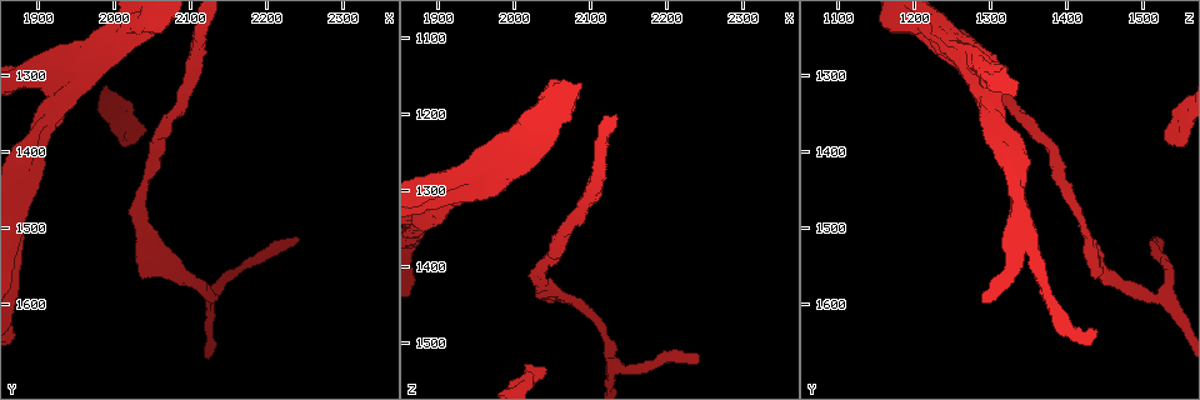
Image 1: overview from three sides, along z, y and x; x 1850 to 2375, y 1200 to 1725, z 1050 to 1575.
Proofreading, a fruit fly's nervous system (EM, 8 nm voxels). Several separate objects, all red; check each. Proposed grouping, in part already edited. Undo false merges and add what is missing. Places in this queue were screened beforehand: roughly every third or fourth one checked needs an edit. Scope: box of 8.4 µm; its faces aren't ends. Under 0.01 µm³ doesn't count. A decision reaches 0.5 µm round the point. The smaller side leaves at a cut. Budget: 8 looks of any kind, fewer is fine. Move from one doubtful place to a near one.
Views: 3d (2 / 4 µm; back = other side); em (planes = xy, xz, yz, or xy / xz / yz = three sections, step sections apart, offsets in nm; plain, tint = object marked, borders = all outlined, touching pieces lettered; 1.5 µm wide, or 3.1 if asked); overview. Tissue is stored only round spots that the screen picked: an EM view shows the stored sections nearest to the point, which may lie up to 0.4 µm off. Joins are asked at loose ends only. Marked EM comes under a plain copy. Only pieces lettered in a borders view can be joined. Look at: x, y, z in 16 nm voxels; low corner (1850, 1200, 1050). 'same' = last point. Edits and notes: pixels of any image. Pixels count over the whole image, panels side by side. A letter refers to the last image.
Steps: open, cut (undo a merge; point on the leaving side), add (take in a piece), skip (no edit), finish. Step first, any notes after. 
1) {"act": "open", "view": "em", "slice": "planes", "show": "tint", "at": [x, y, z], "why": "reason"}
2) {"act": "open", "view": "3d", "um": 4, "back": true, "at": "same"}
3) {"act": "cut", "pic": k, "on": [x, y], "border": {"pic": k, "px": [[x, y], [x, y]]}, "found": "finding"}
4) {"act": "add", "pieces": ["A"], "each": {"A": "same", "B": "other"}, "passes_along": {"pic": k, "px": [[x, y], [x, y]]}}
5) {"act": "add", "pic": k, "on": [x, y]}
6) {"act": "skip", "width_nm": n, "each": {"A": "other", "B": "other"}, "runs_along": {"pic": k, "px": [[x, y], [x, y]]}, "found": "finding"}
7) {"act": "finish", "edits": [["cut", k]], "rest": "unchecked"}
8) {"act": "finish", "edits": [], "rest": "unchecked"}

{"act": "open", "view": "em", "slice": "planes", "show": "borders", "at": [2240, 1515, 1510], "why": "thin end"}

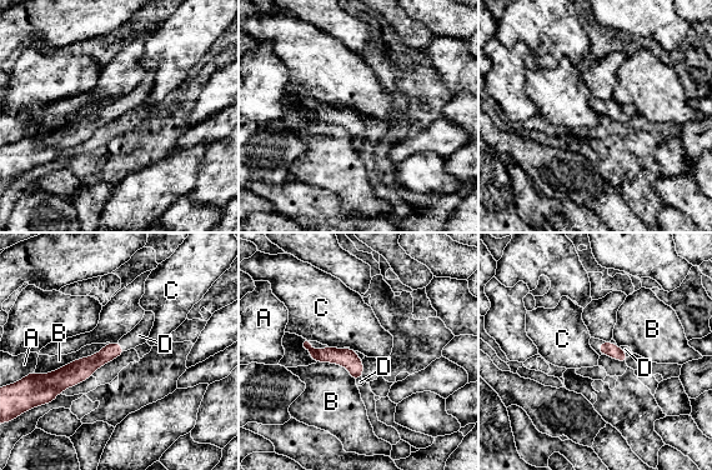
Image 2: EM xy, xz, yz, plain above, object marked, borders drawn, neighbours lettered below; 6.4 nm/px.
{"act": "add", "pieces": ["D"], "width_nm": 90, "each": {"A": "other", "B": "other", "C": "other", "D": "same"}, "passes_along": {"pic": 2, "px": [[89, 365], [121, 346], [139, 335]]}, "found": "it goes on there"}

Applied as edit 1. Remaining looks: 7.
{"act": "open", "view": "overview", "why": "see it whole again"}

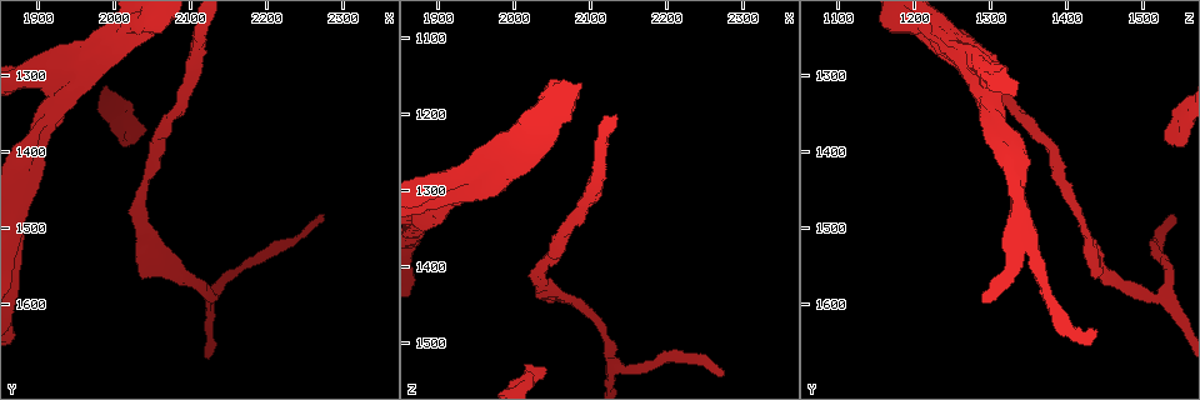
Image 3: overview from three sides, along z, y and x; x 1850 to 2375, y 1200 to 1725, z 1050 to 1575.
{"act": "open", "view": "em", "slice": "planes", "show": "borders", "at": [1905, 1365, 1315]}

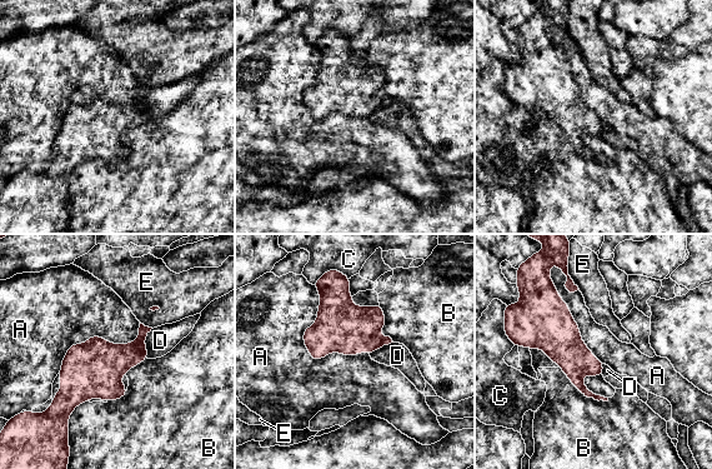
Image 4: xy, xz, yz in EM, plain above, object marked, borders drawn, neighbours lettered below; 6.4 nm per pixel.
{"act": "skip", "longest_contact_nm": ["A", 600], "each": {"A": "other", "B": "other", "C": "other", "D": "other", "E": "other"}, "border": {"pic": 4, "px": [[312, 285], [309, 355], [369, 354]]}, "found": "all the same cell"}

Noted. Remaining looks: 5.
{"act": "finish", "edits": [["add", 2]], "rest": "unchecked"}

